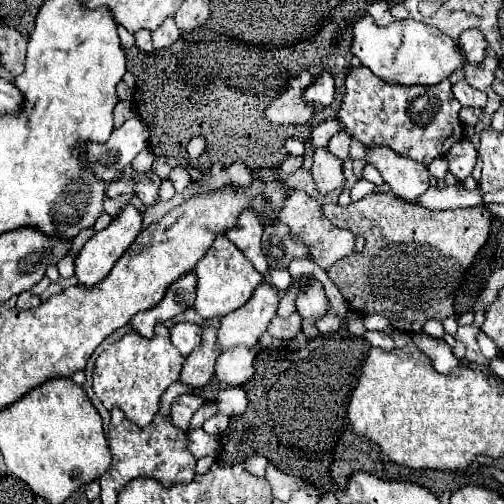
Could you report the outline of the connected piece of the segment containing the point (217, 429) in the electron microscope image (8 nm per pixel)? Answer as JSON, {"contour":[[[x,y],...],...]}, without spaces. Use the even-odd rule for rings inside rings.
{"contour":[[[216,414],[214,418],[210,418],[202,424],[202,430],[206,430],[208,434],[220,434],[220,432],[226,430],[226,426],[228,426],[228,416]]]}

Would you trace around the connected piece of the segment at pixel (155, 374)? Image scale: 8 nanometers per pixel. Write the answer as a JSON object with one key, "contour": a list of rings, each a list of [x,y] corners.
{"contour":[[[158,324],[156,334],[150,340],[136,332],[128,332],[118,342],[112,342],[96,360],[92,388],[108,410],[118,406],[134,424],[148,426],[158,412],[160,396],[174,380],[178,380],[182,364],[184,356],[172,346],[170,330],[164,324]]]}

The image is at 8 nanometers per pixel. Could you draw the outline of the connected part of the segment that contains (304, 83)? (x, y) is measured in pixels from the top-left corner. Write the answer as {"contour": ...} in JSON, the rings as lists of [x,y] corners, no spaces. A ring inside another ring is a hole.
{"contour":[[[302,70],[298,76],[288,80],[286,90],[266,106],[266,118],[278,126],[302,126],[314,116],[314,102],[304,102],[302,94],[314,84],[314,76]]]}

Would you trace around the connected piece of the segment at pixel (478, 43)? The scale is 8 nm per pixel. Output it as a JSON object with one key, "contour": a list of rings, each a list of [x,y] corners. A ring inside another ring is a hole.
{"contour":[[[466,30],[466,32],[462,32],[462,36],[458,40],[458,46],[464,52],[466,64],[482,66],[484,56],[486,56],[486,40],[484,40],[480,30]]]}

